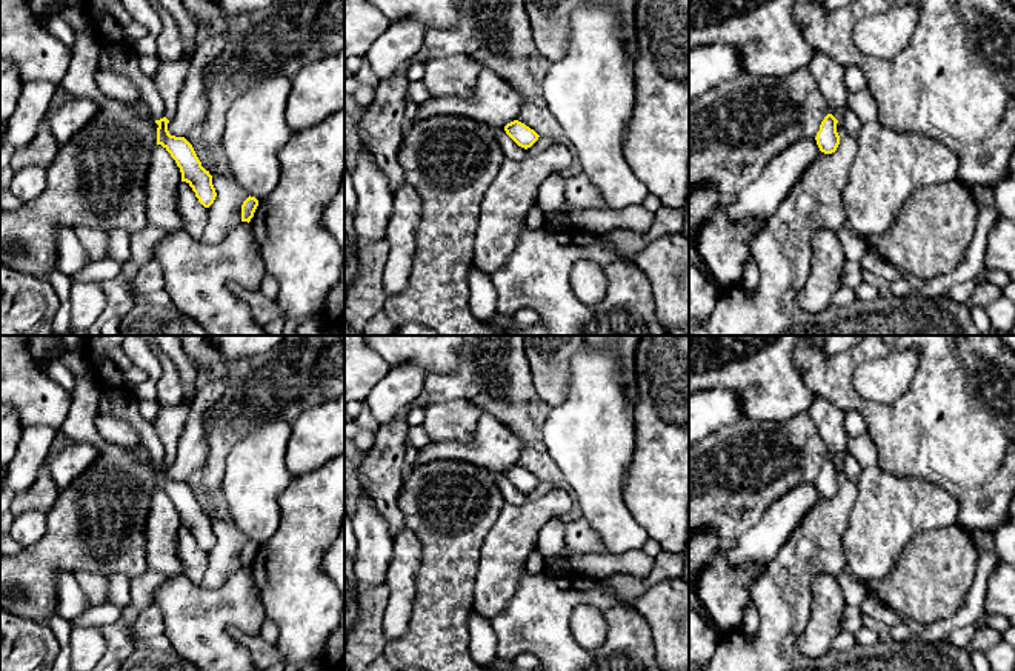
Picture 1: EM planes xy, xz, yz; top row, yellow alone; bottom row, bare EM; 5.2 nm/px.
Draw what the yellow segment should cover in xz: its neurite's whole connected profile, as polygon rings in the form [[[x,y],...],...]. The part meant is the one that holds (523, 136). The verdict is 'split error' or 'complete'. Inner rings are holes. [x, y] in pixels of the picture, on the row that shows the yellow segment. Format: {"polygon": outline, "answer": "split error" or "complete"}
{"polygon": [[[518,120],[508,123],[504,131],[518,146],[524,149],[531,148],[540,137],[534,129]]], "answer": "complete"}

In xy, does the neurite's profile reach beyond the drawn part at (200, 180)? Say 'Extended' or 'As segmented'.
Extended

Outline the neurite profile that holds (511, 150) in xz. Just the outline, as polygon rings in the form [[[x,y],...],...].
[[[504,126],[497,129],[497,137],[500,140],[500,146],[504,152],[504,159],[523,160],[526,159],[526,149],[518,146],[504,131]]]

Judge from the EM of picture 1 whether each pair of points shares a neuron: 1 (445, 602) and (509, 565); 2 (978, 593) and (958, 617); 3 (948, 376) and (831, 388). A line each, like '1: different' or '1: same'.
1: different
2: same
3: same

